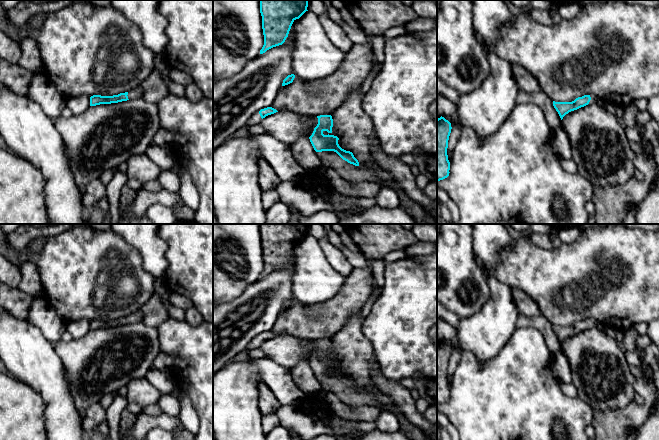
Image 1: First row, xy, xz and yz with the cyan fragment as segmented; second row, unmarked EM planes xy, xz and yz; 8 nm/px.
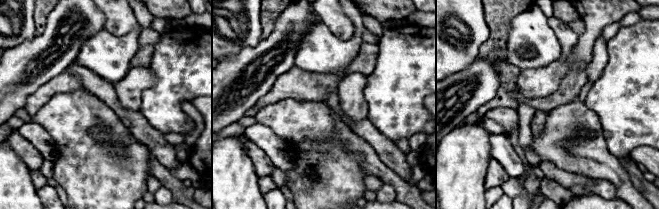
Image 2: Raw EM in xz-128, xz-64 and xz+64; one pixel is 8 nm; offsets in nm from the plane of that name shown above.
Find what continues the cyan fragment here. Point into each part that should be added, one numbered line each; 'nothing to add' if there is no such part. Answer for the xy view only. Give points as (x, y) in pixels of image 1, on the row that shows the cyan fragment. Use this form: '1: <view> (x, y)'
1: xy (136, 93)

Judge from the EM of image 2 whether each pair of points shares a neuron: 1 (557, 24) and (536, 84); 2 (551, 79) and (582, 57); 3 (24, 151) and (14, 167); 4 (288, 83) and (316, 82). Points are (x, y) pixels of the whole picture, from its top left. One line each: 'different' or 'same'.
1: same
2: different
3: different
4: same

